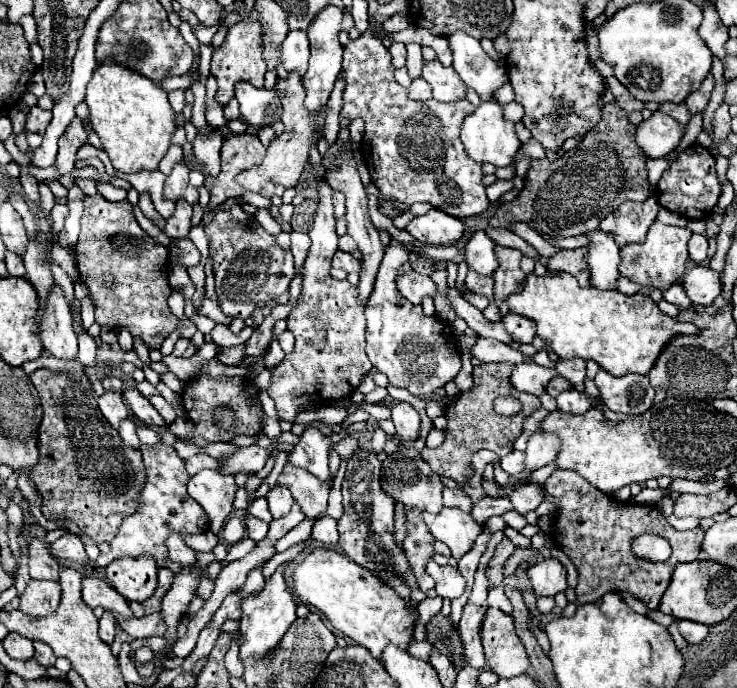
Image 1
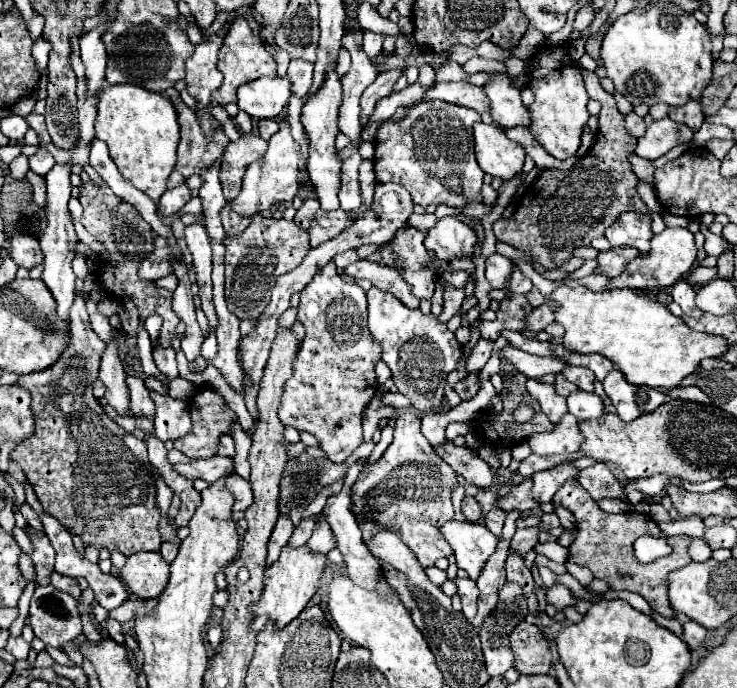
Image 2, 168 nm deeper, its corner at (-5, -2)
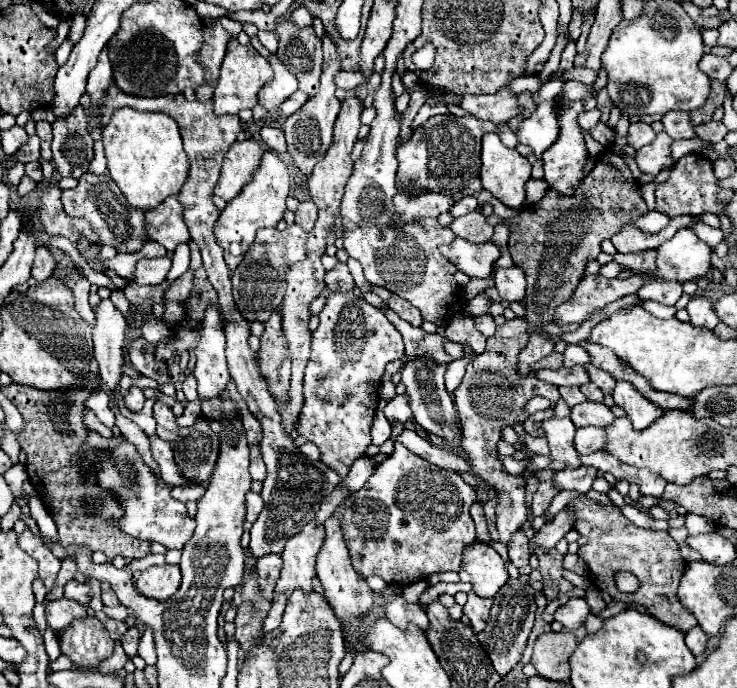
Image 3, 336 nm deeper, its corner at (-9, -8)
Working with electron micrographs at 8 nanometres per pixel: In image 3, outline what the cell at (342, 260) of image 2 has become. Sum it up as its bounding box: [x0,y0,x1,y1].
[324,262,354,292]

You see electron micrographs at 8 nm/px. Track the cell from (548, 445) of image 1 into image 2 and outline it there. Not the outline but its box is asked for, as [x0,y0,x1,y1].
[528,412,582,456]

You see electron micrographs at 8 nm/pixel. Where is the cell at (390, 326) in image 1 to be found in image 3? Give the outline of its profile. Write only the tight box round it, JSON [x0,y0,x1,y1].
[402,358,460,450]

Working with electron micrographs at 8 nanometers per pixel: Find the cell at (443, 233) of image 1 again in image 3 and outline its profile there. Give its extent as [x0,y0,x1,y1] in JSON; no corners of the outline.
[440,238,500,278]

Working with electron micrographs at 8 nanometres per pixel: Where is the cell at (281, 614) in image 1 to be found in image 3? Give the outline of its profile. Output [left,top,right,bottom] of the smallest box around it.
[276,522,324,596]

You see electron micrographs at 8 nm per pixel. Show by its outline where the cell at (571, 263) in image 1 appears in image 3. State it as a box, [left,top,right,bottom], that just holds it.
[614,250,656,272]

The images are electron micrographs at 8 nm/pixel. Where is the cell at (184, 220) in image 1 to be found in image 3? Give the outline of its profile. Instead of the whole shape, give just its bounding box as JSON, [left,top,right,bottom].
[194,306,230,402]

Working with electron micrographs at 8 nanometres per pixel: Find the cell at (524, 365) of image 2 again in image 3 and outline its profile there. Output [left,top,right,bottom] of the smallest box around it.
[536,366,590,386]

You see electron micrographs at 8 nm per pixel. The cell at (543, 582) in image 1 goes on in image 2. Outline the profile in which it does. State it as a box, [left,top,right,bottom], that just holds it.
[546,582,576,610]

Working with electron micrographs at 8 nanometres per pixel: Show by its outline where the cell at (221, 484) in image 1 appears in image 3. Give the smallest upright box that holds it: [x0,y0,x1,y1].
[246,492,262,524]

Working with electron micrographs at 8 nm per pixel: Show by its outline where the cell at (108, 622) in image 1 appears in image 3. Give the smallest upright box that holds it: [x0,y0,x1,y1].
[120,628,140,658]

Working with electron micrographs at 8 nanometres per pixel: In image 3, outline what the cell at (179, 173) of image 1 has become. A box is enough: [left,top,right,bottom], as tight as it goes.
[144,196,190,252]

